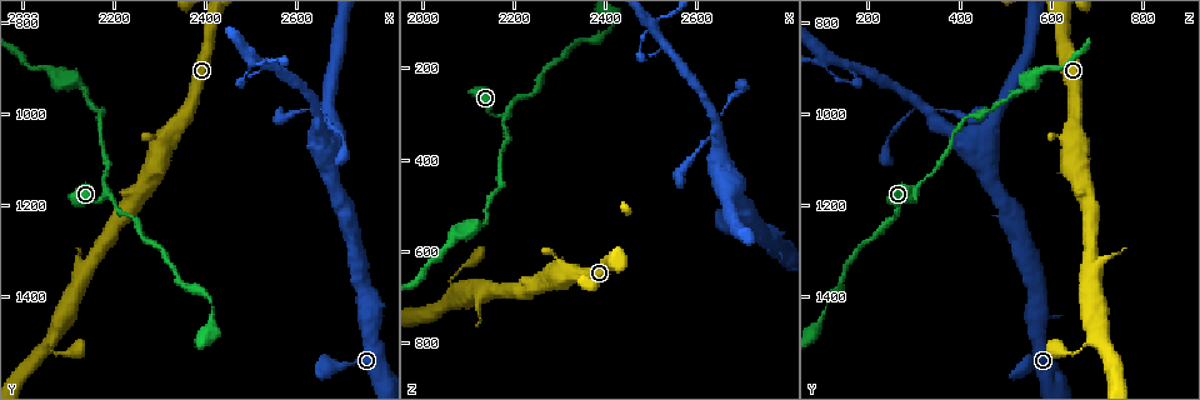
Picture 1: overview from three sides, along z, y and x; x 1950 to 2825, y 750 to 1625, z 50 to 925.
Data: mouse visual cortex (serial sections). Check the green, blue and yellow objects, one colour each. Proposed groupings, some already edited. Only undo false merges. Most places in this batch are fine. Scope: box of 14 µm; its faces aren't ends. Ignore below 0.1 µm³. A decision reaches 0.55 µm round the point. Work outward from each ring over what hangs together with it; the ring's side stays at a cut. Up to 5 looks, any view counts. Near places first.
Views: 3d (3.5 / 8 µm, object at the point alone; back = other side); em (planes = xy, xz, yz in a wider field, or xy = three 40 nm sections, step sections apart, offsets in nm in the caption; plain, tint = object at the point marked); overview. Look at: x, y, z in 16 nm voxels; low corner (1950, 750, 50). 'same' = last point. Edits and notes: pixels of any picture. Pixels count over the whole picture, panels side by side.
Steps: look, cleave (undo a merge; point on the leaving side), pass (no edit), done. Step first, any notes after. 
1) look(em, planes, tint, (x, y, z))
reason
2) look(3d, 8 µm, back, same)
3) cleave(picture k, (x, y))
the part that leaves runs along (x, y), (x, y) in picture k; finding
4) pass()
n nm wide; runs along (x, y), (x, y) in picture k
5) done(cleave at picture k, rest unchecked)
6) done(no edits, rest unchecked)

look(3d, 8 µm, (2660, 1085, 420))
sharp bend

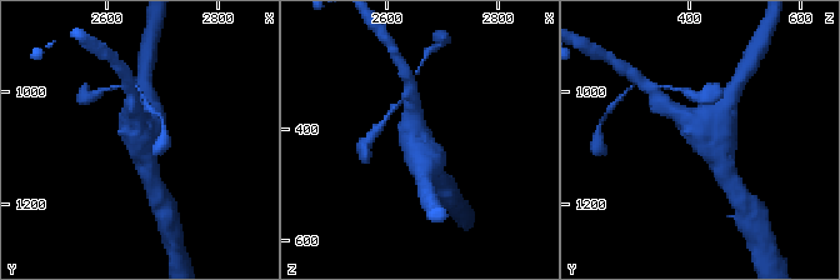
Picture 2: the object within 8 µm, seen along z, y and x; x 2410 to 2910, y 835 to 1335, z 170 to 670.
look(em, planes, tint, (2655, 1075, 420))

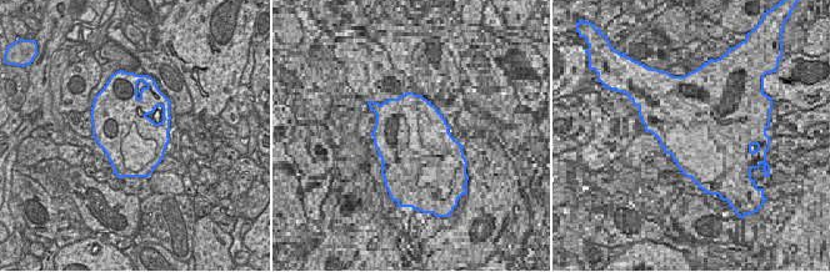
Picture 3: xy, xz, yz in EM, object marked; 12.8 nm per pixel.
pass()
one cell here

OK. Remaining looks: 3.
look(3d, 8 µm, (2505, 880, 105))
three-way junction

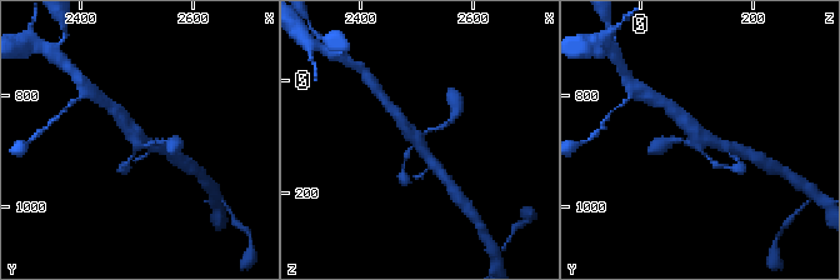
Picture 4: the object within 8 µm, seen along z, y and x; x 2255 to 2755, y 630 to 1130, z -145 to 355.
look(3d, 3.5 µm, (2500, 880, 105))

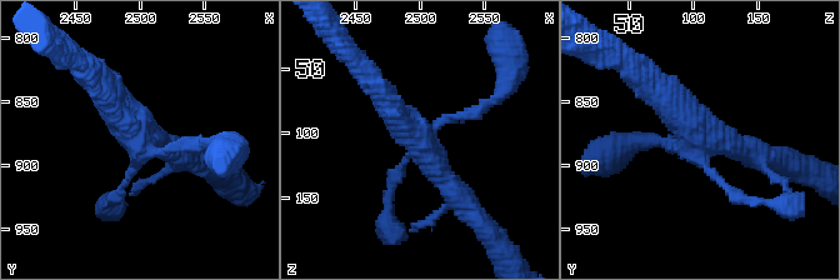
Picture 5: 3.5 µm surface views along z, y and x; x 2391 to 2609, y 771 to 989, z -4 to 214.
look(em, xy, step 5, tint, (2500, 878, 104))

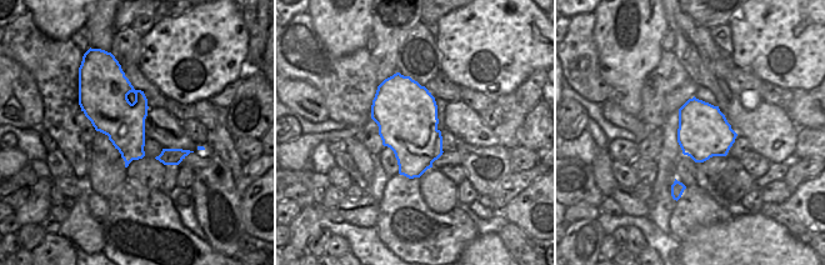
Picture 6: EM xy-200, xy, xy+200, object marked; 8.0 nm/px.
pass()
continuous, no second cell

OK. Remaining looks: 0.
done(no edits, rest unchecked)

